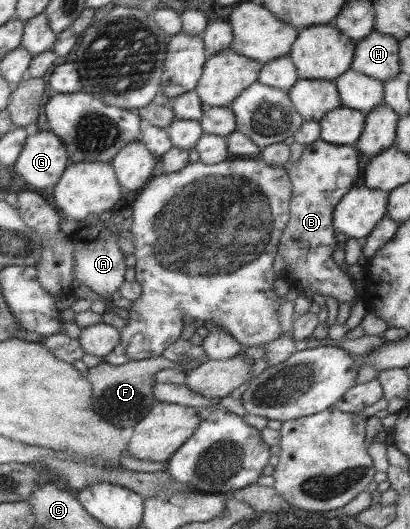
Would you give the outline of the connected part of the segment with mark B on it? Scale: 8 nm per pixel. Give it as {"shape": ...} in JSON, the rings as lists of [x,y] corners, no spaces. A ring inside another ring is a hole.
{"shape":[[[319,139],[316,140],[316,142],[312,142],[312,144],[308,144],[299,160],[293,164],[292,169],[288,170],[289,179],[293,184],[293,195],[289,206],[289,224],[286,226],[286,228],[284,228],[284,232],[282,234],[282,237],[280,238],[278,255],[283,256],[285,262],[287,263],[286,269],[289,268],[289,263],[294,263],[295,269],[294,271],[290,271],[289,269],[287,269],[288,273],[284,278],[286,278],[286,282],[290,284],[290,288],[298,288],[299,290],[302,290],[308,287],[309,289],[312,289],[313,294],[319,292],[326,298],[327,296],[336,298],[339,304],[351,301],[356,295],[359,295],[352,285],[351,278],[346,273],[344,273],[344,271],[342,271],[342,269],[340,269],[338,265],[336,265],[336,262],[332,258],[332,252],[334,252],[334,250],[338,248],[337,243],[339,242],[335,237],[335,228],[333,227],[333,210],[334,208],[336,208],[338,202],[343,199],[343,196],[352,187],[354,187],[354,183],[356,182],[358,176],[360,176],[360,166],[358,166],[358,153],[359,150],[357,148],[352,148],[352,146],[348,146],[346,144],[330,144],[328,142],[325,142],[324,140]]]}

